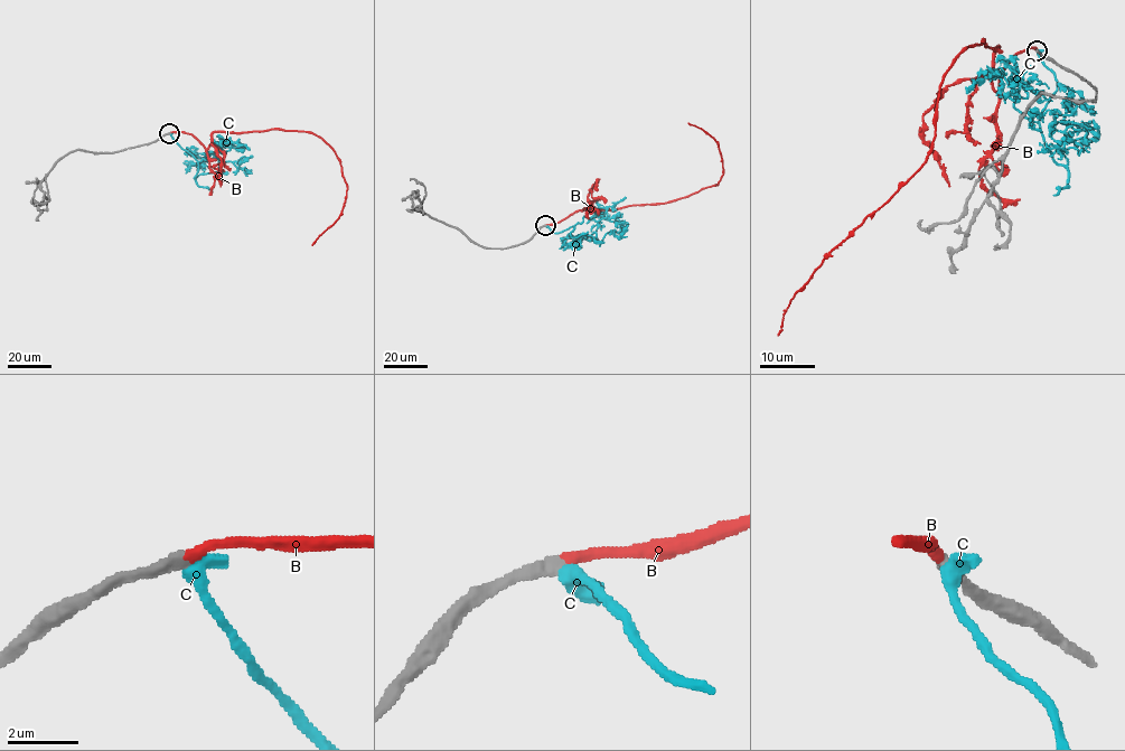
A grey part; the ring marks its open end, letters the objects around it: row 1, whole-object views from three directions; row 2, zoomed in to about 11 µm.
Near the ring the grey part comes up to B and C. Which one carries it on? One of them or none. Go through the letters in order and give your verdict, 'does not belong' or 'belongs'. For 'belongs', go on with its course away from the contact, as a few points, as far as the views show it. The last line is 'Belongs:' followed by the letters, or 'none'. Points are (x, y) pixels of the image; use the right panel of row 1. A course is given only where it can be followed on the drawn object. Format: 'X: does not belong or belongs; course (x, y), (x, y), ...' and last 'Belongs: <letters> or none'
B: belongs; course (1036, 50), (1020, 52), (995, 91), (997, 46), (958, 56), (927, 161), (828, 255), (777, 336)
C: does not belong
Belongs: B

